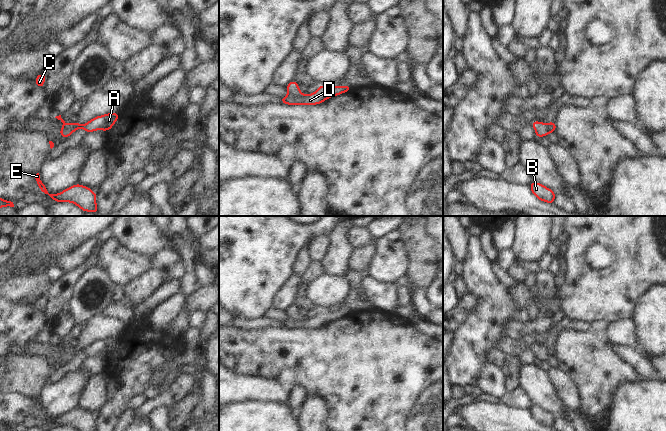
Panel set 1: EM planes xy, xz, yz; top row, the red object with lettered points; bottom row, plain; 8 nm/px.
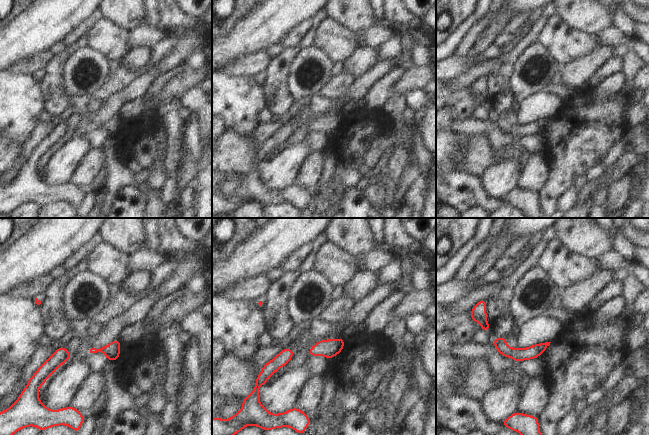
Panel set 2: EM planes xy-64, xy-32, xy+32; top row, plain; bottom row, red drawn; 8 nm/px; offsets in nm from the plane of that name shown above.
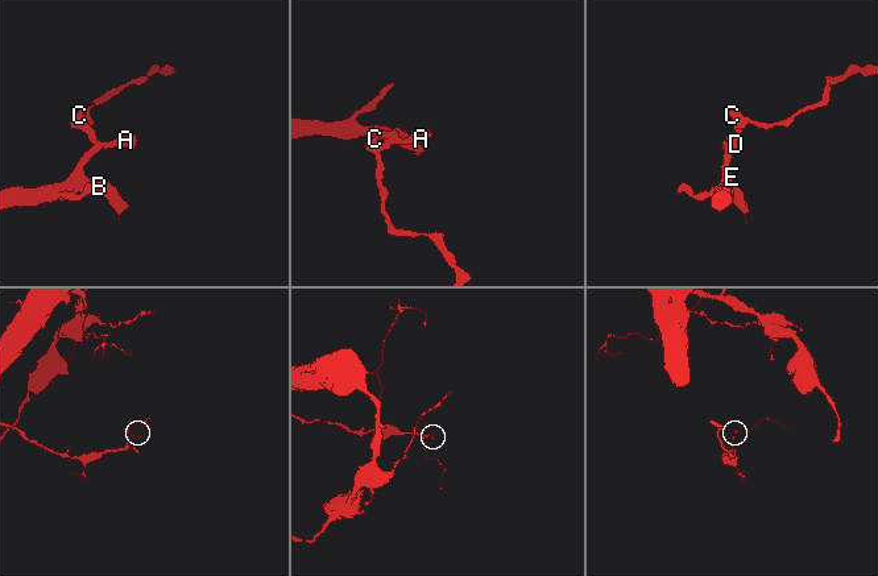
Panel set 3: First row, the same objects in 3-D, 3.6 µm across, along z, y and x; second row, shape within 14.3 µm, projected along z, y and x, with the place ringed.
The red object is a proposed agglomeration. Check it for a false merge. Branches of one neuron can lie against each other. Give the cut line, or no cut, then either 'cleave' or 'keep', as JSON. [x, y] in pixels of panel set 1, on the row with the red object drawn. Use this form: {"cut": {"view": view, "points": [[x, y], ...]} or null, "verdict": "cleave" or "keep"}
{"cut": {"view": "xy", "points": [[63, 125], [71, 125], [74, 130]]}, "verdict": "cleave"}

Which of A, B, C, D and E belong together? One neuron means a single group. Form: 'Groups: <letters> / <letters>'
Groups: A C D / B E.

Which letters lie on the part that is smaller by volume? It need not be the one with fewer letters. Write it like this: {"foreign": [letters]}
{"foreign": ["A", "C", "D"]}

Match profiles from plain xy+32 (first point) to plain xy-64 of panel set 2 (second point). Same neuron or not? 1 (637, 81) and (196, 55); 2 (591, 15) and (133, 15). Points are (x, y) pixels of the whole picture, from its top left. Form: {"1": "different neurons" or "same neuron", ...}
{"1": "different neurons", "2": "same neuron"}

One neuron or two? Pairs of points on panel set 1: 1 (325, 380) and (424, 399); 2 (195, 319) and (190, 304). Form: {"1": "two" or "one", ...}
{"1": "one", "2": "two"}

